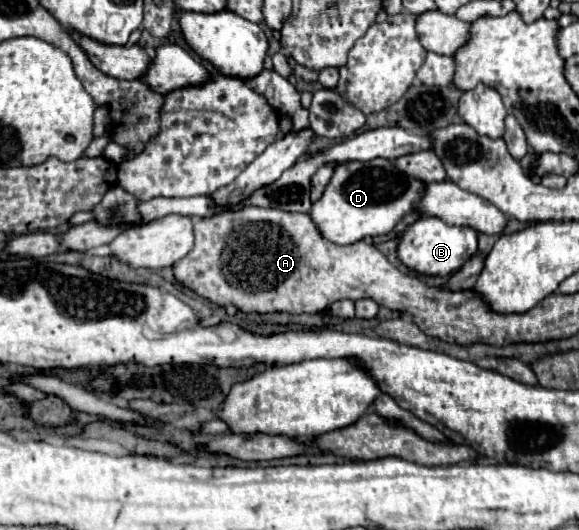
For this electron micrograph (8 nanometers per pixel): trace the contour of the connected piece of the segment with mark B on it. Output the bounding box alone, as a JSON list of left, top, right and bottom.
[398,216,478,276]

